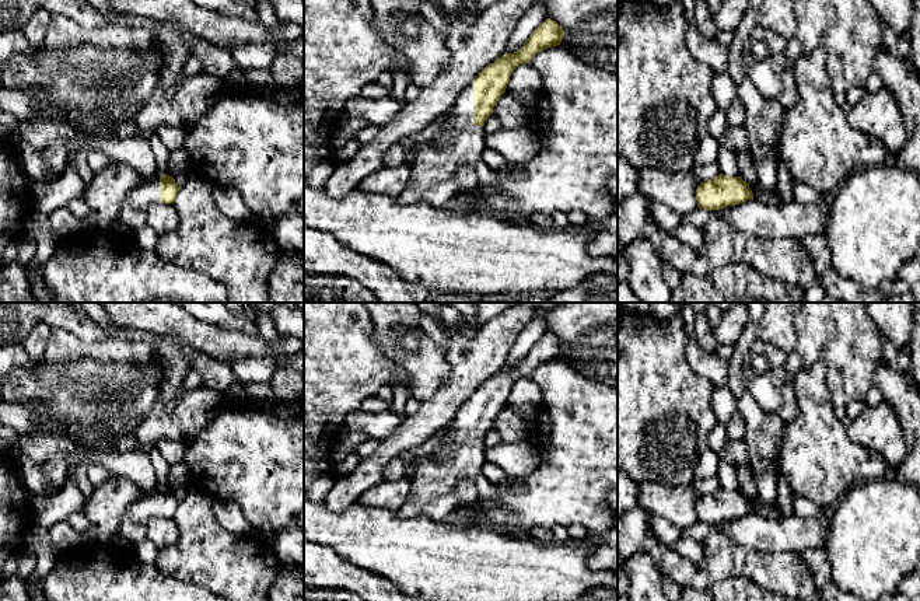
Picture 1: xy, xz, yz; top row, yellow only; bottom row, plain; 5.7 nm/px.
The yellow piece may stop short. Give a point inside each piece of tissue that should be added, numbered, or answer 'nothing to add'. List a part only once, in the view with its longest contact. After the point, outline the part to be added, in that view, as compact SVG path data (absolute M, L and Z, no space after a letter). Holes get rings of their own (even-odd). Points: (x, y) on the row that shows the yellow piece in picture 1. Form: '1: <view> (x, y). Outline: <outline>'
1: xz (441, 170). Outline: M473 83L456 98L455 105L442 115L440 133L410 161L410 178L398 202L409 205L424 202L435 207L476 186L472 164L485 150L483 126L473 125Z

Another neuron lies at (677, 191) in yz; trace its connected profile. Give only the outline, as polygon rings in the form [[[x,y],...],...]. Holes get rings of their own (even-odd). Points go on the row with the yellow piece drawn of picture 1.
[[[654,168],[640,171],[637,192],[648,202],[658,202],[685,216],[697,209],[699,178],[692,172],[668,174]]]

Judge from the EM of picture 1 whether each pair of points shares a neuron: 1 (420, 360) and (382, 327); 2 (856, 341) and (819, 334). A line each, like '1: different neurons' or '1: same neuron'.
1: same neuron
2: same neuron

